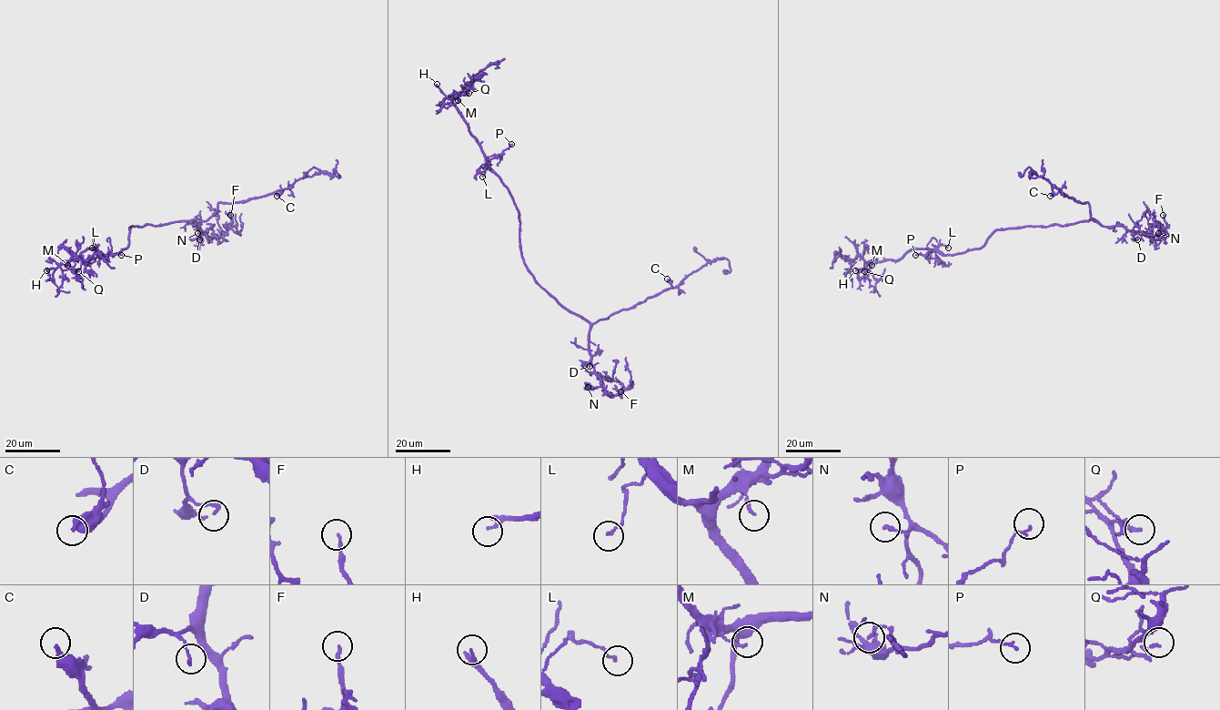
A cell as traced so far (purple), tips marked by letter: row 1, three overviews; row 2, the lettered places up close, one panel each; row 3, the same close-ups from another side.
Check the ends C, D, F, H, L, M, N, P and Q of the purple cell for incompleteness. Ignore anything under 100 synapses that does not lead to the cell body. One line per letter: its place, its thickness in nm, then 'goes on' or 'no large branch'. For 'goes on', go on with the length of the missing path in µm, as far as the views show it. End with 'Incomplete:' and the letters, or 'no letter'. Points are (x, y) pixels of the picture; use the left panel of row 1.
C: (277, 196) | 240 nm | goes on | 25 µm
D: (199, 239) | 130 nm | no large branch
F: (230, 215) | 140 nm | no large branch
H: (46, 270) | 200 nm | goes on | 15 µm
L: (92, 248) | 130 nm | no large branch
M: (67, 265) | 130 nm | no large branch
N: (197, 233) | 160 nm | no large branch
P: (121, 255) | 130 nm | no large branch
Q: (78, 271) | 170 nm | no large branch
Incomplete: C, H

